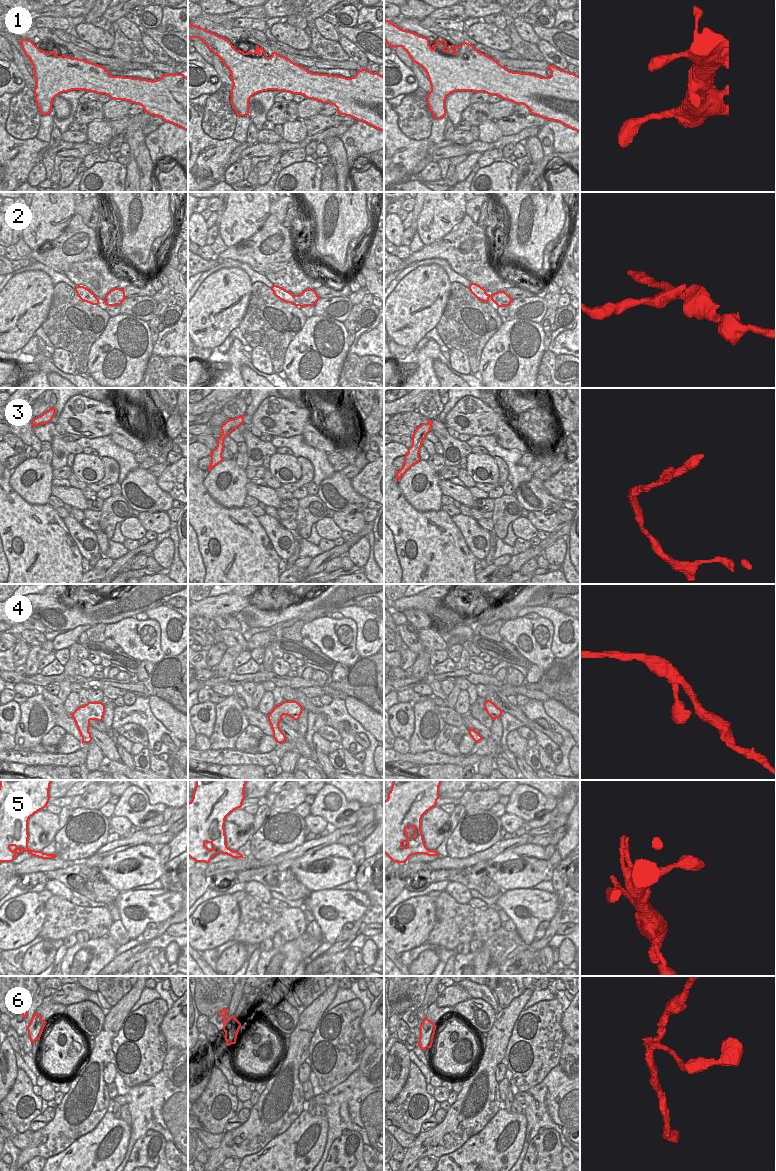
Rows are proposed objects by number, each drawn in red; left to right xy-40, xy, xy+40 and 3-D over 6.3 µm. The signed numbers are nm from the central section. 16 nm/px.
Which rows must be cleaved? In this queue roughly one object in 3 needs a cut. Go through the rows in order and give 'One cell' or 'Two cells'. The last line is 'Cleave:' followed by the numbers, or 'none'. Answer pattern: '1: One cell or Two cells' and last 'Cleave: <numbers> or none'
1: One cell
2: One cell
3: One cell
4: One cell
5: One cell
6: Two cells
Cleave: 6.

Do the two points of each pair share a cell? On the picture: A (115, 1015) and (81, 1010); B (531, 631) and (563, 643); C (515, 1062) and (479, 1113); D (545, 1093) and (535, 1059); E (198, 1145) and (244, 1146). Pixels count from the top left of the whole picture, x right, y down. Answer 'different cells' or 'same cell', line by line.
A: different cells
B: different cells
C: different cells
D: different cells
E: different cells

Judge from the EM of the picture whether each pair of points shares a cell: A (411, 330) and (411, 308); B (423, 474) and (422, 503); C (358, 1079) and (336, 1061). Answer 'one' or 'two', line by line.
A: one
B: one
C: two

